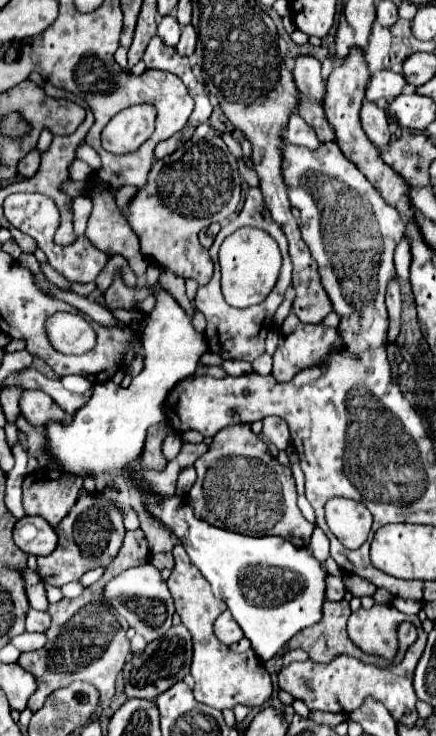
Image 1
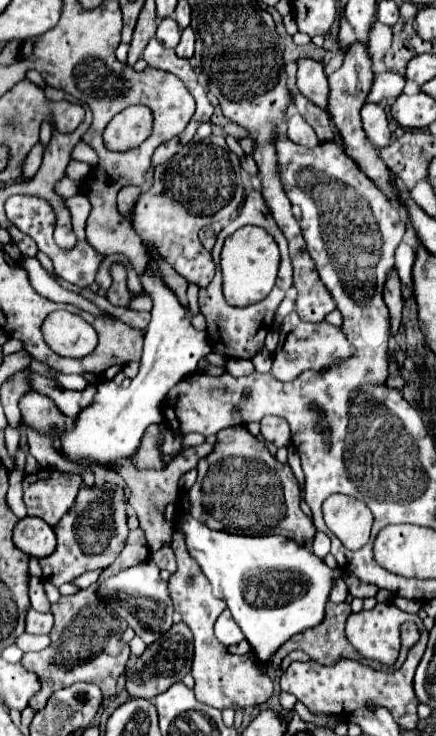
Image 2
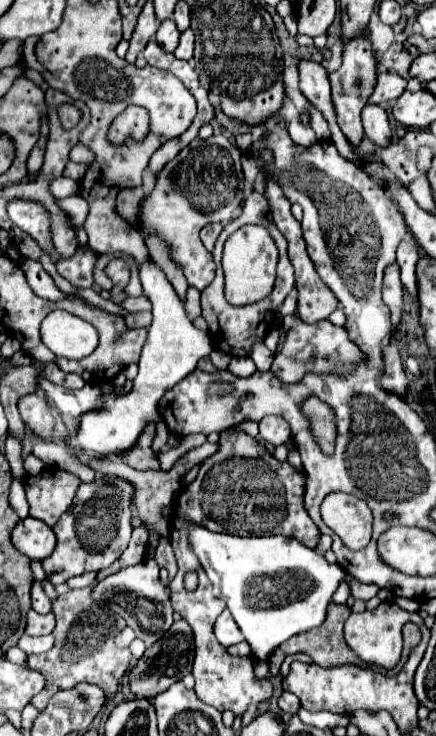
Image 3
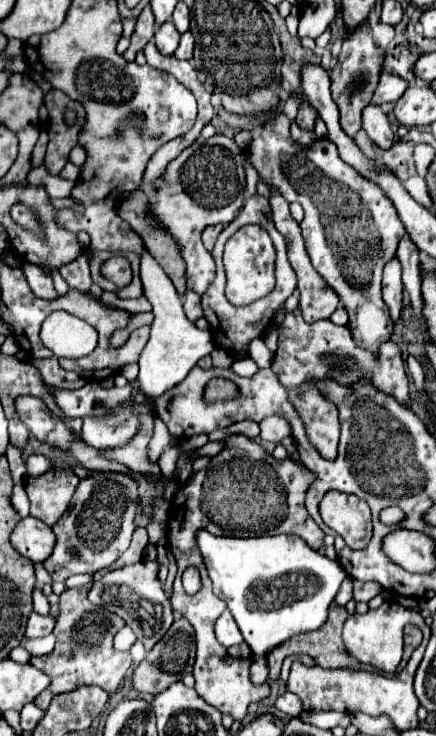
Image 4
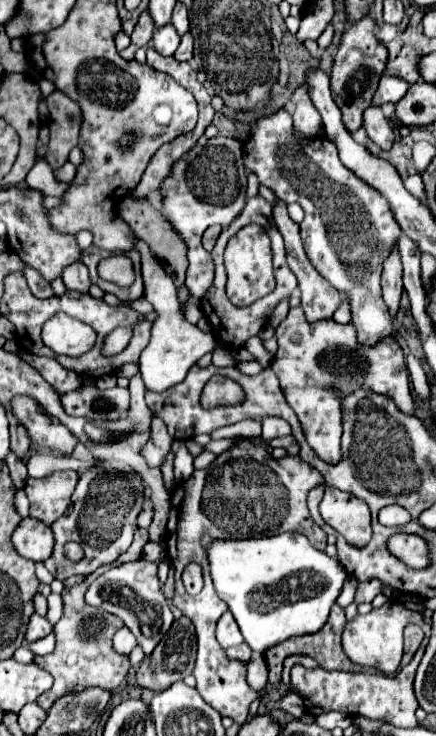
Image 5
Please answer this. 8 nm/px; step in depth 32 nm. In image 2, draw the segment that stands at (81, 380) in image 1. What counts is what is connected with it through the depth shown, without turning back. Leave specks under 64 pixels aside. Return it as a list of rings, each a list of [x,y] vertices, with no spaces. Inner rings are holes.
[[[56,374],[56,380],[58,380],[66,390],[78,390],[78,392],[82,392],[82,390],[88,386],[88,382],[84,380],[84,376],[80,376],[80,374],[70,374],[70,376],[66,376],[66,374]]]

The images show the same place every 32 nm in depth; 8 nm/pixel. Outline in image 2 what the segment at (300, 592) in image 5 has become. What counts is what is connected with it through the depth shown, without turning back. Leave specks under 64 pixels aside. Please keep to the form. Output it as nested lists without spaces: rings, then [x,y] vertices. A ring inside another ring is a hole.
[[[178,500],[170,502],[164,508],[164,520],[172,524],[180,534],[184,534],[190,556],[198,562],[204,576],[212,584],[214,596],[222,598],[228,604],[228,610],[232,612],[236,624],[244,632],[260,662],[268,662],[278,652],[278,648],[294,634],[300,634],[306,628],[320,624],[320,620],[324,618],[324,604],[328,600],[332,580],[338,578],[342,572],[328,568],[324,560],[312,554],[310,548],[298,546],[296,542],[284,536],[240,536],[222,530],[212,530],[200,520],[194,520],[188,512],[178,512]]]

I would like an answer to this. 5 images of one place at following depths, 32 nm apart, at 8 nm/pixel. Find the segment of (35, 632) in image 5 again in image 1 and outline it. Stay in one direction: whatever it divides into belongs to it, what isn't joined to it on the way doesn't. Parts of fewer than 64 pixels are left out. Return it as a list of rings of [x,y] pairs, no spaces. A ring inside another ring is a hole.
[[[34,608],[28,610],[28,618],[26,618],[26,630],[28,632],[44,632],[48,628],[48,624],[50,624],[48,612],[40,612]]]

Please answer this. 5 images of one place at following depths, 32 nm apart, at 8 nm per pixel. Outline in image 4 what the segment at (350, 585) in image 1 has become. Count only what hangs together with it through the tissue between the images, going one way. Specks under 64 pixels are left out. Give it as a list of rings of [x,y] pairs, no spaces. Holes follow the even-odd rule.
[[[352,580],[352,584],[354,584],[354,600],[356,602],[370,602],[382,590],[382,586],[376,584],[376,582],[358,582],[358,580]]]

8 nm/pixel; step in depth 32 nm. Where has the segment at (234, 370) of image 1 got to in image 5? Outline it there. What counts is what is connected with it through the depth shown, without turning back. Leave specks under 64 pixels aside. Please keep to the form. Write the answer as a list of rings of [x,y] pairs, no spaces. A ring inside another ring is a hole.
[[[248,360],[248,362],[238,362],[238,364],[236,364],[236,370],[238,370],[240,374],[254,376],[254,374],[258,374],[258,372],[262,370],[262,366],[260,366],[258,362],[254,362],[254,360]]]

